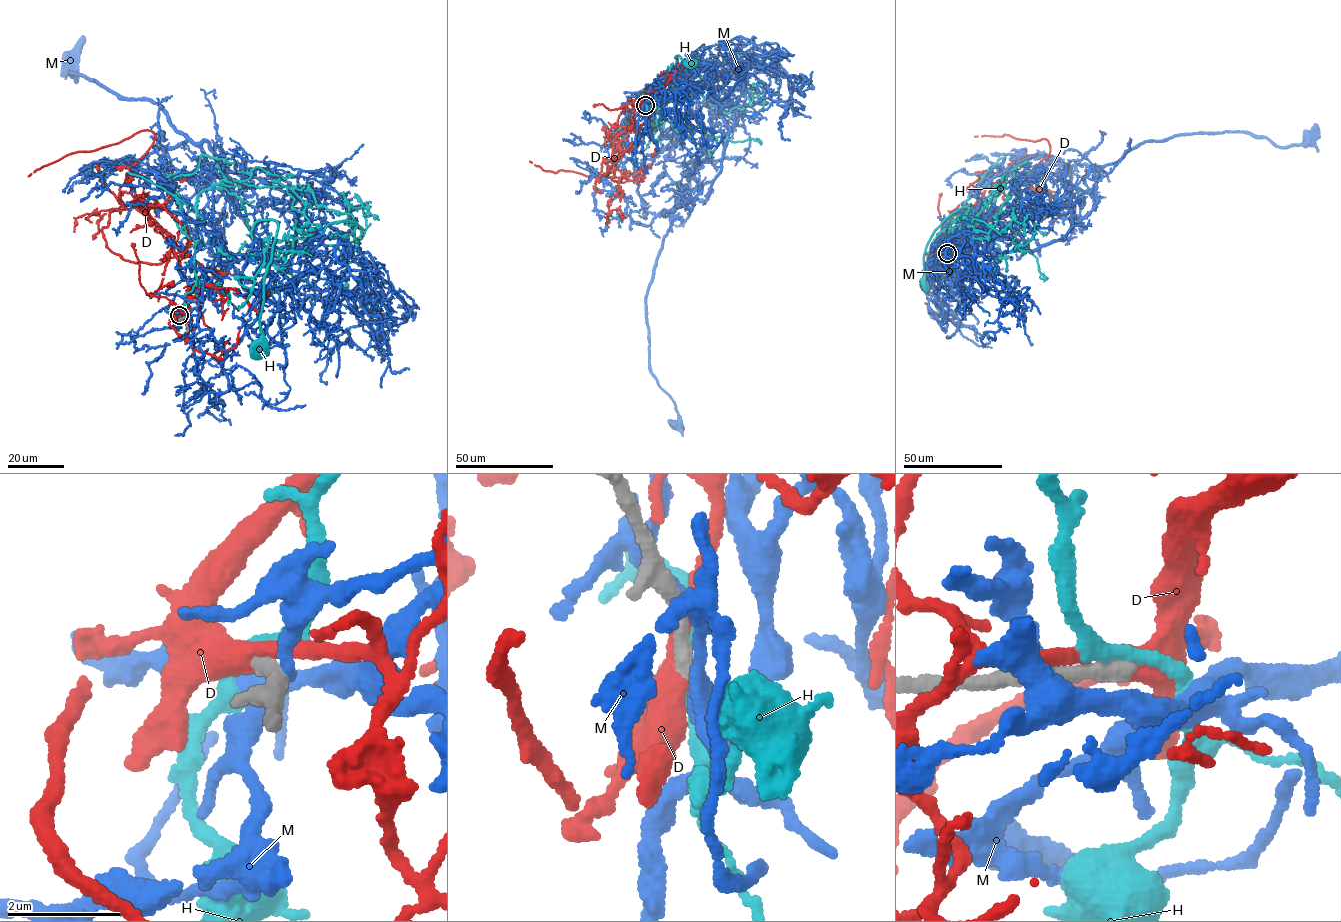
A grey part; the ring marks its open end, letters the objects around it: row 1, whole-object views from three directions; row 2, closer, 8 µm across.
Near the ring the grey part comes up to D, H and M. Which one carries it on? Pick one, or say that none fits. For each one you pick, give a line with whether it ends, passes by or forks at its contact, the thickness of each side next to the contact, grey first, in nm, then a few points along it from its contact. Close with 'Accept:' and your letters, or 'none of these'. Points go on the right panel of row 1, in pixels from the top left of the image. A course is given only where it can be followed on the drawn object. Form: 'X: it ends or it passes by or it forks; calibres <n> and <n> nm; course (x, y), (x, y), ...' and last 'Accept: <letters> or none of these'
Accept: none of these

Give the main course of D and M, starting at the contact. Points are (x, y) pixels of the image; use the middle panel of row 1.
D: (644, 105), (648, 123), (631, 127), (640, 138), (604, 174), (614, 170), (611, 180), (623, 182), (529, 161)
M: (644, 102), (646, 85), (657, 87), (726, 135), (705, 201), (677, 199), (646, 298), (650, 371), (676, 424)

